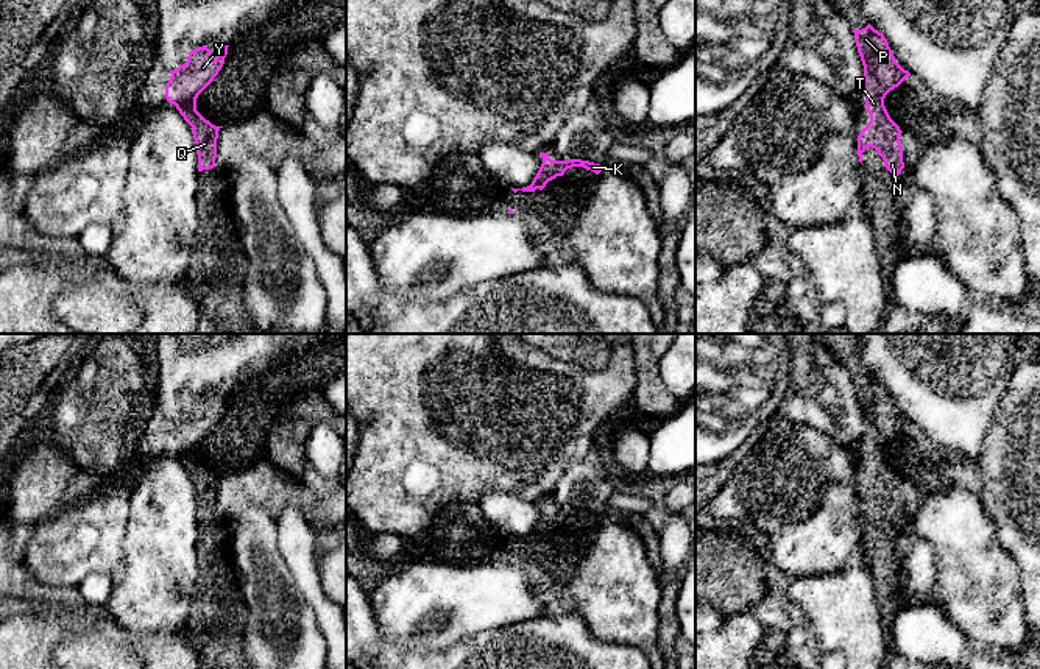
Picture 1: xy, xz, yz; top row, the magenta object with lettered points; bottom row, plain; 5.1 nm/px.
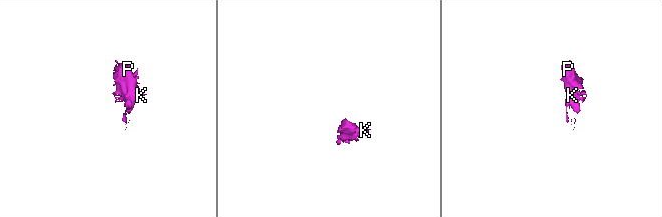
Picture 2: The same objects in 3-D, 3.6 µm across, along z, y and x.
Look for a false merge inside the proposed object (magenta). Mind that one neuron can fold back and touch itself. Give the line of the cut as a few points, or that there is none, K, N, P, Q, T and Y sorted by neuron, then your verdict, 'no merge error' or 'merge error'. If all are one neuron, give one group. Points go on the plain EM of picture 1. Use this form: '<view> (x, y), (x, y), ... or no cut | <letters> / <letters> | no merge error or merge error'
no cut | K N P Q T Y | no merge error

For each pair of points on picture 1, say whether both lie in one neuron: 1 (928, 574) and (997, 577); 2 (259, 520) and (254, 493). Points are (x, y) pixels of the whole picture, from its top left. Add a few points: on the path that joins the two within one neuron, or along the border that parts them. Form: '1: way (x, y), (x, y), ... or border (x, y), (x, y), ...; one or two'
1: border (923, 540), (936, 552), (936, 596), (947, 610); two
2: border (275, 520), (248, 506), (229, 529); two

